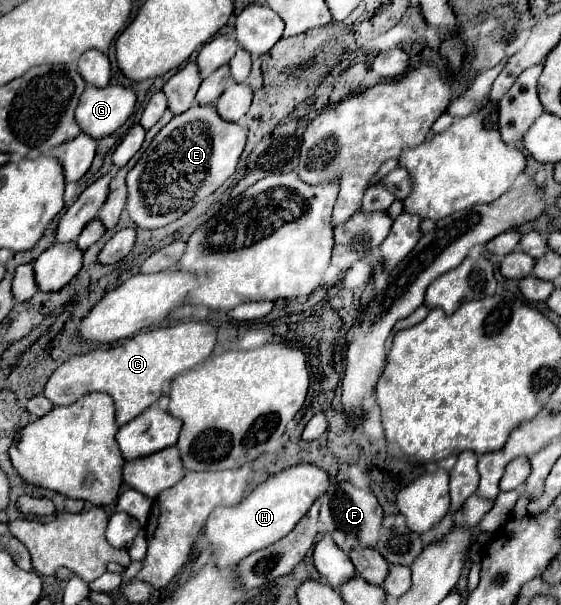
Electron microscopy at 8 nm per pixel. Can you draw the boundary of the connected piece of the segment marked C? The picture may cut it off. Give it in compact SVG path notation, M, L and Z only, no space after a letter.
M181 322L175 326L139 332L113 346L69 358L51 374L43 394L57 406L67 406L85 394L105 392L115 400L117 422L127 424L159 400L161 386L165 382L171 382L175 376L181 376L201 364L213 352L215 342L217 330L209 322Z

